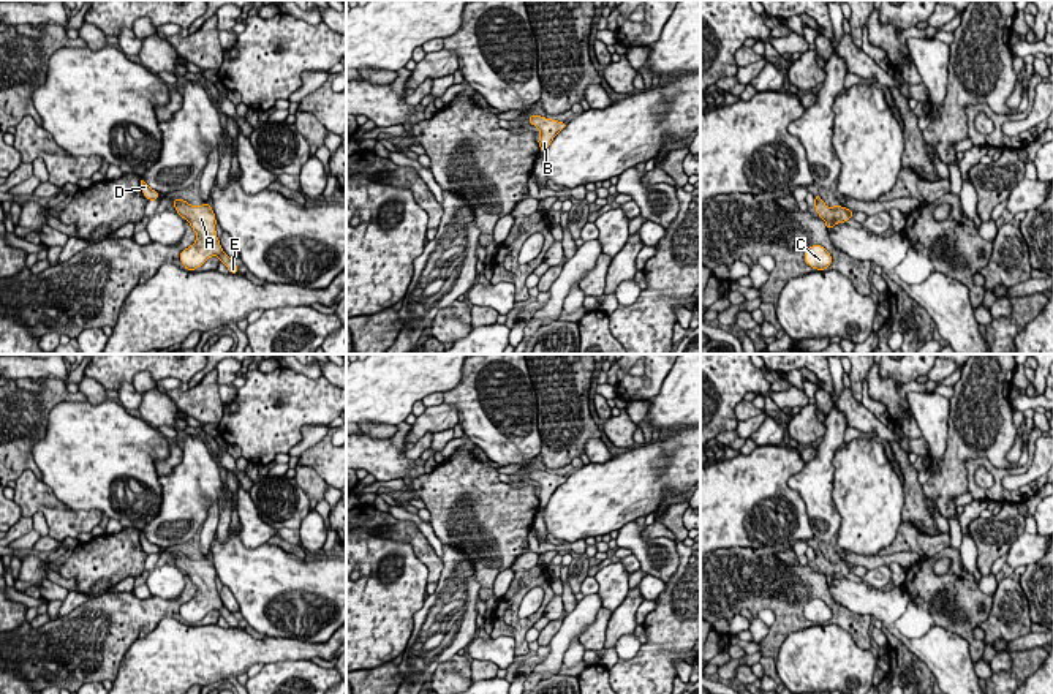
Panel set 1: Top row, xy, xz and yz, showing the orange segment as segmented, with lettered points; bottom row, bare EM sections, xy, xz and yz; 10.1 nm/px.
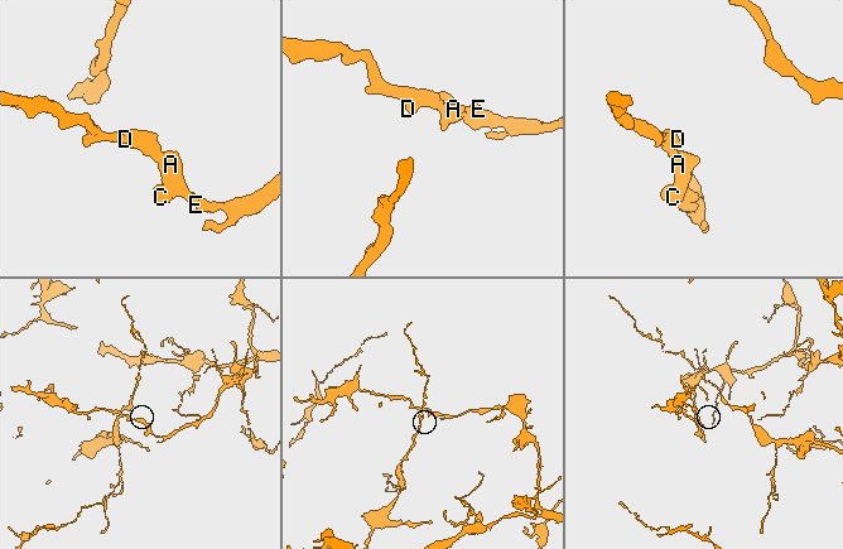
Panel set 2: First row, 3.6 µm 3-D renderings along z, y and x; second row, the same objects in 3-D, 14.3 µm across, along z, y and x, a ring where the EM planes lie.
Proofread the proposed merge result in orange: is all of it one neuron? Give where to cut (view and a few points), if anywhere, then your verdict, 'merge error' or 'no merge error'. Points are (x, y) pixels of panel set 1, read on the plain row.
cut none; no merge error

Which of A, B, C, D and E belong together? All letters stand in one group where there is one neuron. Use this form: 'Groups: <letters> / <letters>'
Groups: A B C D E

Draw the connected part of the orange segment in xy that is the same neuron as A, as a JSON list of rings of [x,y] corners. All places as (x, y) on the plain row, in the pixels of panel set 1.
[[[185,553],[172,555],[176,566],[190,577],[191,583],[198,588],[193,599],[180,605],[180,617],[187,624],[199,623],[209,612],[217,610],[229,628],[239,628],[237,618],[223,605],[217,591],[217,572],[212,560],[190,560]]]

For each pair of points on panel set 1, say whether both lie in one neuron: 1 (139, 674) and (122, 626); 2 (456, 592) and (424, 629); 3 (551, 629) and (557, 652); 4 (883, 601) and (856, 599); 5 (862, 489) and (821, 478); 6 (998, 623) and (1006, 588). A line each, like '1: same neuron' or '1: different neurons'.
1: different neurons
2: same neuron
3: different neurons
4: same neuron
5: different neurons
6: same neuron

